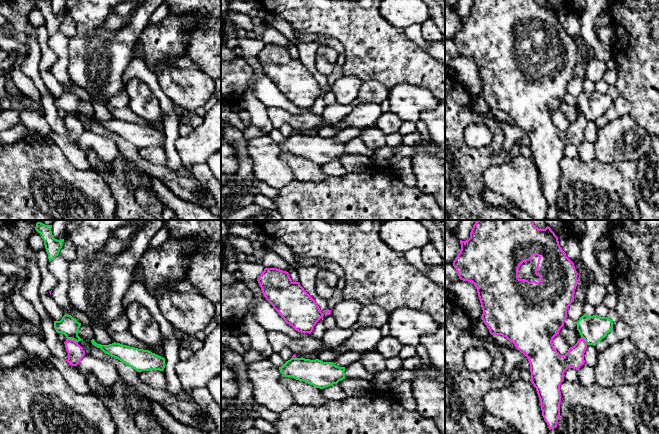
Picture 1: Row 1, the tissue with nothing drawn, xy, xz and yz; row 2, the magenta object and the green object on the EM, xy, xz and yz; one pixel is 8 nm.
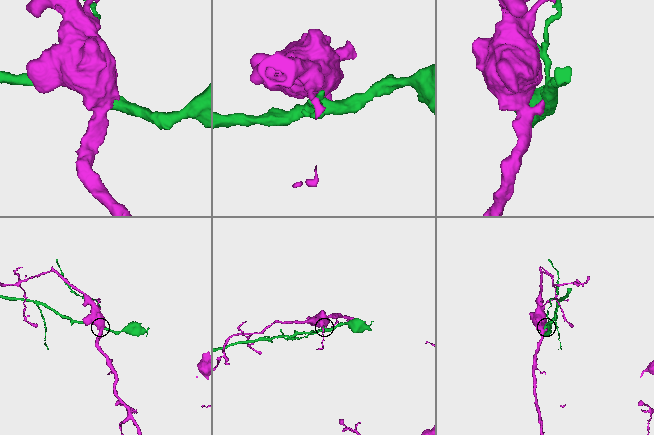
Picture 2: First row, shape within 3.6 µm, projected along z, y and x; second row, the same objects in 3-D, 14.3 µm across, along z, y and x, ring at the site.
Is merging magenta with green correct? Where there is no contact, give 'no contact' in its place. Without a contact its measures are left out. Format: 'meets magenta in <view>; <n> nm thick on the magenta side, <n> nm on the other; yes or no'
meets magenta in xy; 130 nm thick on the magenta side, 160 nm on the other; no

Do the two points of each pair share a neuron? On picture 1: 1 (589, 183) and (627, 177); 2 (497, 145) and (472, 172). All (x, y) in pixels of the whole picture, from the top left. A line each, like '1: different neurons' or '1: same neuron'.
1: same neuron
2: same neuron

